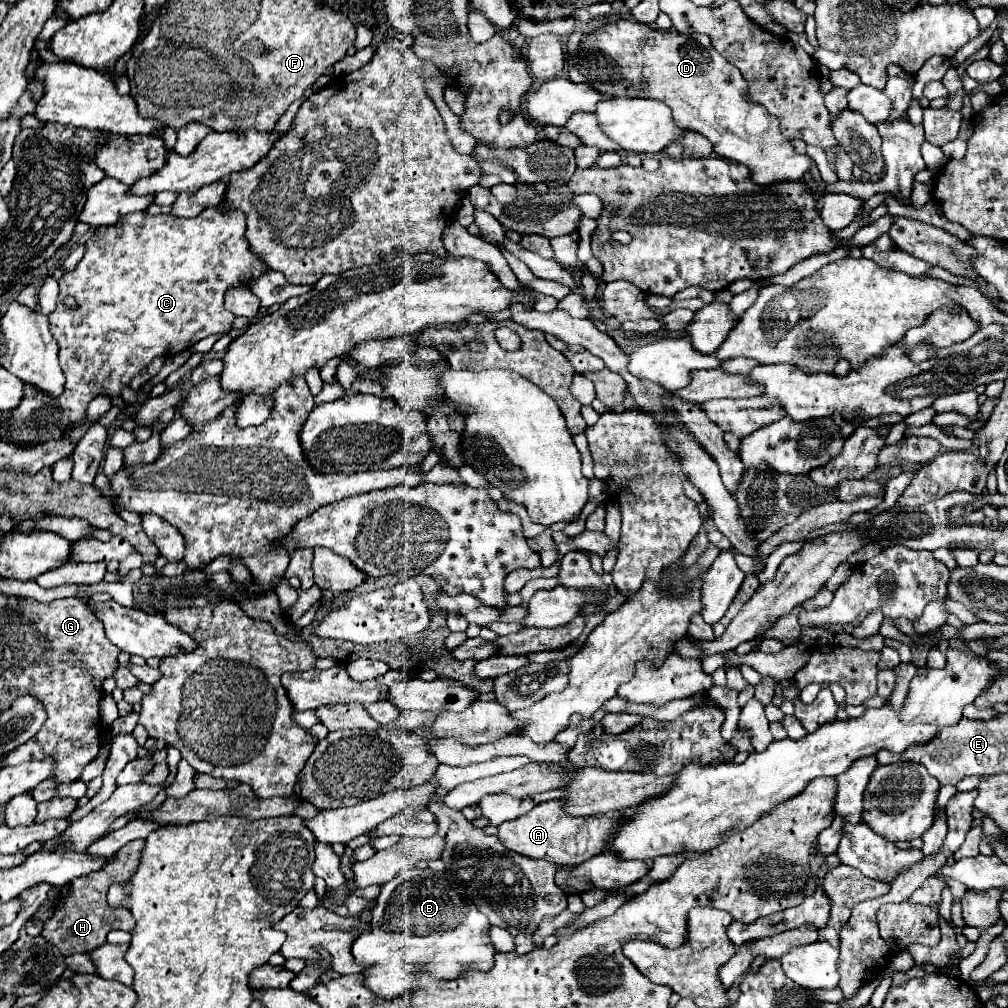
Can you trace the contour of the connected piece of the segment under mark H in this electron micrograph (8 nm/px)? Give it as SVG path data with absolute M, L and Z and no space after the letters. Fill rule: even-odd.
M141 839L135 843L127 843L115 853L111 863L107 863L101 871L73 879L71 895L67 897L67 903L63 903L63 907L59 907L59 911L55 911L55 915L47 921L47 927L43 929L43 939L59 947L59 951L63 951L63 955L67 957L73 953L89 953L101 947L111 929L133 931L135 919L131 911L127 907L111 907L107 903L107 891L113 883L123 883L131 879L131 875L137 871L143 847L145 847L145 841Z

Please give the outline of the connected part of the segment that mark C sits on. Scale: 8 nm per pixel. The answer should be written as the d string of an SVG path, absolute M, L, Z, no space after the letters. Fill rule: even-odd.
M223 205L211 207L193 219L135 213L127 215L119 227L99 227L85 243L85 255L77 269L59 279L57 309L49 315L49 329L59 345L59 363L67 379L65 391L61 397L51 399L49 395L25 387L23 403L11 411L5 439L23 445L57 439L85 419L89 401L99 393L111 395L113 405L125 407L119 399L121 389L155 357L181 353L213 333L229 331L235 315L223 307L227 289L239 287L243 277L257 279L267 271L269 267L251 251L245 239L245 215L237 209L223 209ZM67 295L77 299L77 309L69 311L61 303Z

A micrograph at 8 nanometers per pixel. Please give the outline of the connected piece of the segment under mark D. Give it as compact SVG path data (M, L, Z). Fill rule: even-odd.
M627 19L607 23L597 31L583 35L577 51L569 53L569 79L573 83L587 83L607 97L651 97L667 103L673 109L675 123L705 135L713 143L717 157L749 167L755 183L759 185L771 185L787 179L799 181L809 173L811 159L807 155L799 155L793 149L793 143L781 135L779 119L769 115L763 105L745 99L745 77L711 47L711 39L707 39L707 35L683 35L677 31L665 33Z

